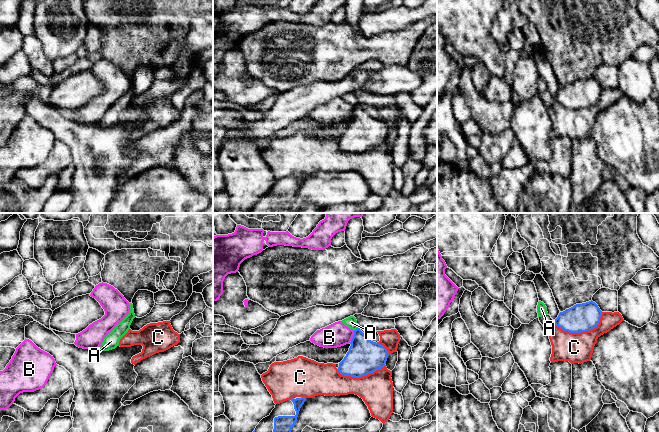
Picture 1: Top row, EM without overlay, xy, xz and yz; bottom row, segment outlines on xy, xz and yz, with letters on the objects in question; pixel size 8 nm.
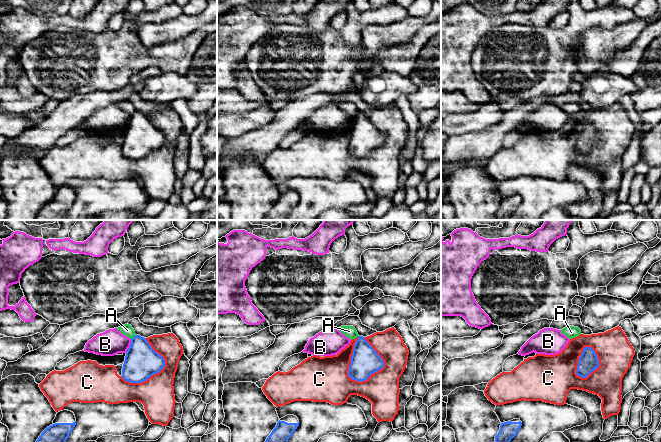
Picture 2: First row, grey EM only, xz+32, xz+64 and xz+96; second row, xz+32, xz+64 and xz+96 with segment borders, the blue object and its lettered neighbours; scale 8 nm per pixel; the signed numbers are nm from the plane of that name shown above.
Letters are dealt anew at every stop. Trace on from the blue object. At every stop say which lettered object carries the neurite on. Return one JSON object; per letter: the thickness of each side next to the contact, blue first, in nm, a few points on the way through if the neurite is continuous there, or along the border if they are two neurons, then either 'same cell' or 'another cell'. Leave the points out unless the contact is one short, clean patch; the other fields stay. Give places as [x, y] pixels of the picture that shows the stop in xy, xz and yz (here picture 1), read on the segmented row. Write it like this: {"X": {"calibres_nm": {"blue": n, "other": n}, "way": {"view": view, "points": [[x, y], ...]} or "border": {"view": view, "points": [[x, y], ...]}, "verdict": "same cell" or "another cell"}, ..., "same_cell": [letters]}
{"A": {"calibres_nm": {"blue": 280, "other": 90}, "border": {"view": "xz", "points": [[357, 327], [354, 330]]}, "verdict": "another cell"}, "B": {"calibres_nm": {"blue": 280, "other": 190}, "border": {"view": "xz", "points": [[354, 330], [353, 337], [349, 342]]}, "verdict": "another cell"}, "C": {"calibres_nm": {"blue": 220, "other": 240}, "verdict": "another cell"}, "same_cell": []}

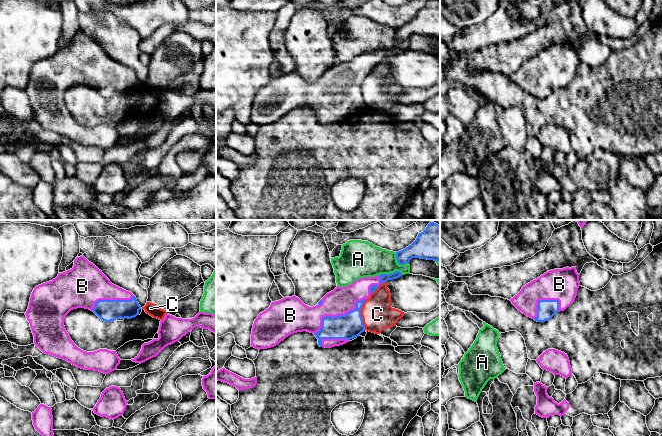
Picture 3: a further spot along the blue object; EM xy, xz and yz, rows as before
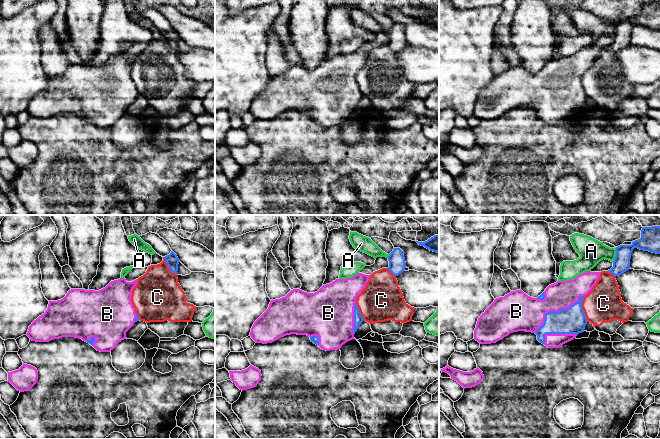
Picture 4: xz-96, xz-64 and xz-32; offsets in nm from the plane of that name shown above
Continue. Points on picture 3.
{"A": {"calibres_nm": {"blue": 60, "other": 280}, "verdict": "another cell"}, "B": {"calibres_nm": {"blue": 200, "other": 220}, "verdict": "same cell"}, "C": {"calibres_nm": {"blue": 200, "other": 260}, "verdict": "another cell"}, "same_cell": ["B"]}

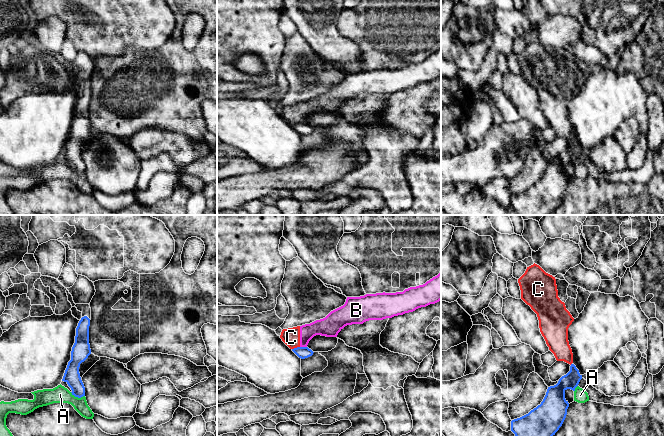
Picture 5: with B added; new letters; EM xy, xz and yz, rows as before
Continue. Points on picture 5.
{"A": {"calibres_nm": {"blue": 130, "other": 140}, "verdict": "another cell"}, "B": {"calibres_nm": {"blue": 100, "other": 150}, "verdict": "another cell"}, "C": {"calibres_nm": {"blue": 100, "other": 140}, "border": {"view": "xz", "points": [[299, 346], [292, 349]]}, "verdict": "another cell"}, "same_cell": []}

